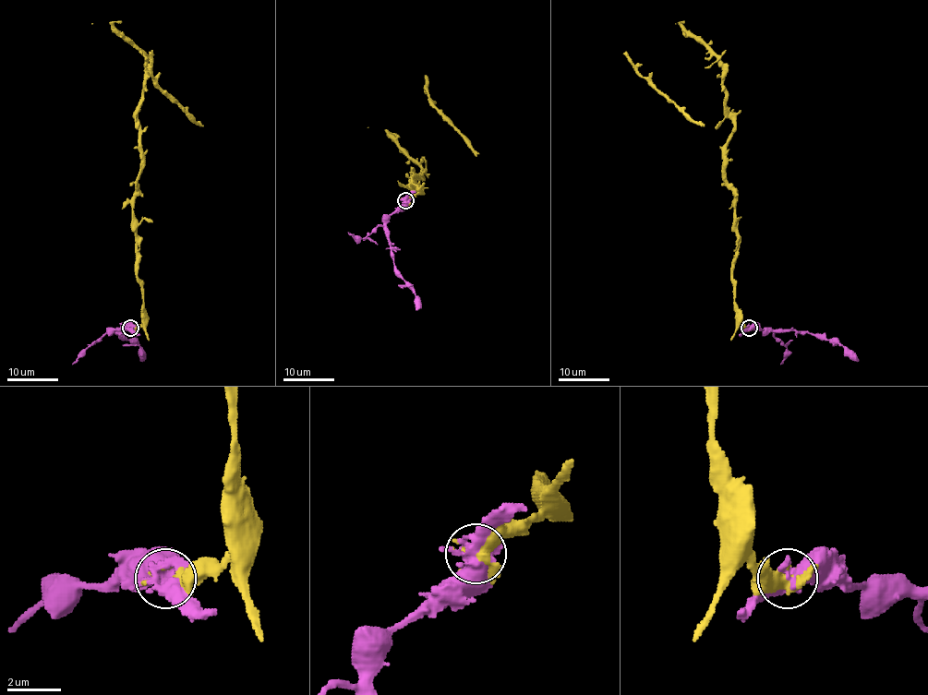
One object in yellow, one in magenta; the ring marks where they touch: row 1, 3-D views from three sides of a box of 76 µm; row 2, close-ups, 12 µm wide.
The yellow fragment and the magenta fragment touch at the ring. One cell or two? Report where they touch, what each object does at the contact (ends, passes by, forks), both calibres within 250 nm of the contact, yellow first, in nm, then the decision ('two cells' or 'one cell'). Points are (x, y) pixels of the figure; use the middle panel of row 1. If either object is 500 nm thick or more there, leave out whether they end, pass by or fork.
place (405, 200); yellow forks; magenta forks; calibres 240 and 480 nm; one cell

